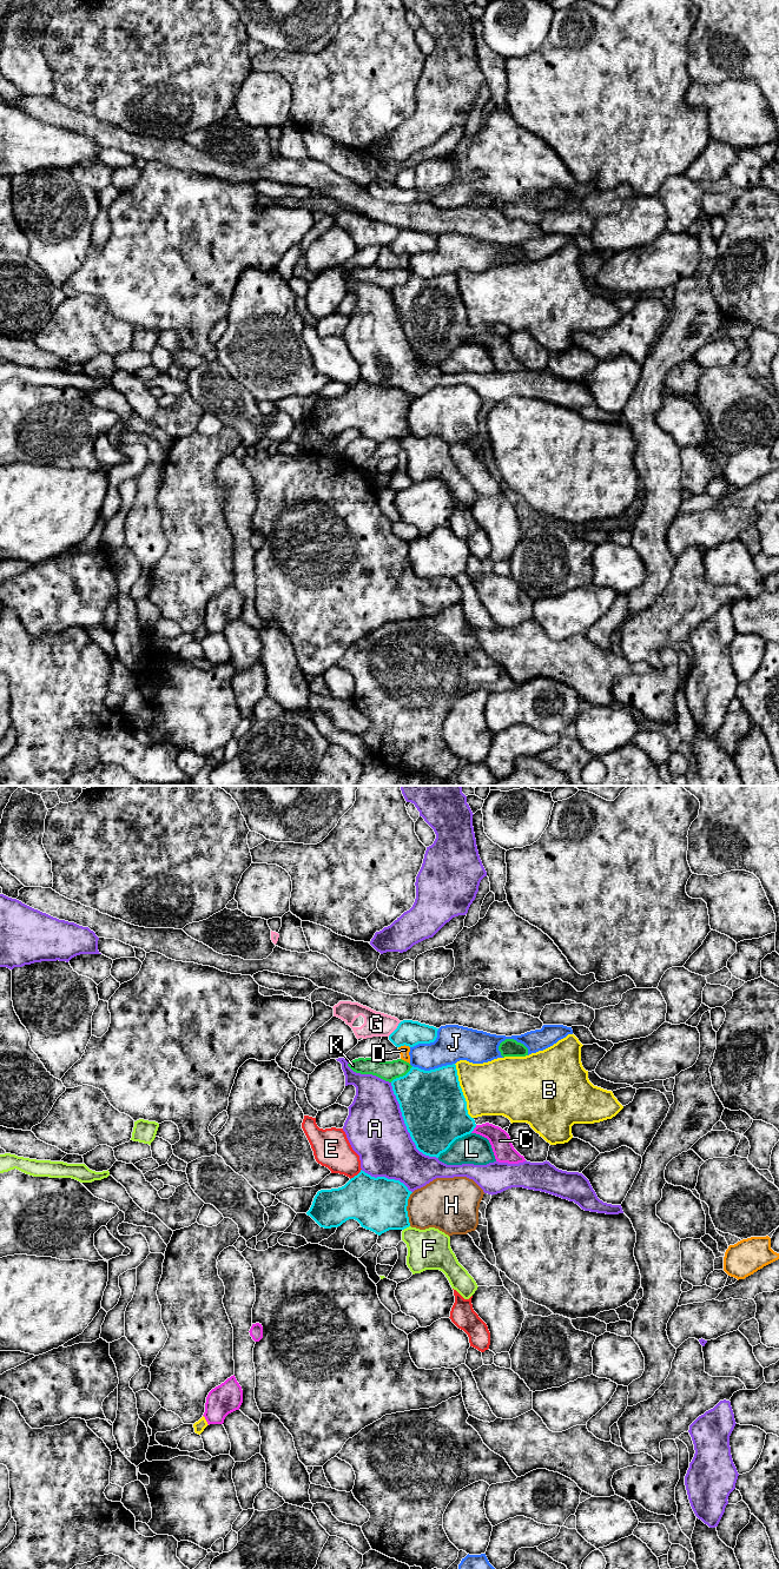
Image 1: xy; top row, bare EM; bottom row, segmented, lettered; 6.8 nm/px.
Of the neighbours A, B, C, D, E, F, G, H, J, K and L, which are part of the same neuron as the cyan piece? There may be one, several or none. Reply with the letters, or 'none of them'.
none of them

